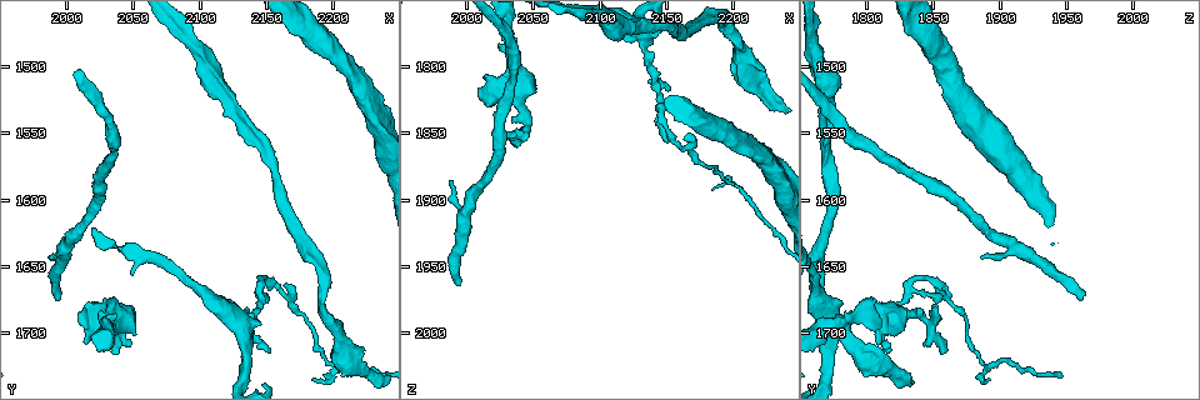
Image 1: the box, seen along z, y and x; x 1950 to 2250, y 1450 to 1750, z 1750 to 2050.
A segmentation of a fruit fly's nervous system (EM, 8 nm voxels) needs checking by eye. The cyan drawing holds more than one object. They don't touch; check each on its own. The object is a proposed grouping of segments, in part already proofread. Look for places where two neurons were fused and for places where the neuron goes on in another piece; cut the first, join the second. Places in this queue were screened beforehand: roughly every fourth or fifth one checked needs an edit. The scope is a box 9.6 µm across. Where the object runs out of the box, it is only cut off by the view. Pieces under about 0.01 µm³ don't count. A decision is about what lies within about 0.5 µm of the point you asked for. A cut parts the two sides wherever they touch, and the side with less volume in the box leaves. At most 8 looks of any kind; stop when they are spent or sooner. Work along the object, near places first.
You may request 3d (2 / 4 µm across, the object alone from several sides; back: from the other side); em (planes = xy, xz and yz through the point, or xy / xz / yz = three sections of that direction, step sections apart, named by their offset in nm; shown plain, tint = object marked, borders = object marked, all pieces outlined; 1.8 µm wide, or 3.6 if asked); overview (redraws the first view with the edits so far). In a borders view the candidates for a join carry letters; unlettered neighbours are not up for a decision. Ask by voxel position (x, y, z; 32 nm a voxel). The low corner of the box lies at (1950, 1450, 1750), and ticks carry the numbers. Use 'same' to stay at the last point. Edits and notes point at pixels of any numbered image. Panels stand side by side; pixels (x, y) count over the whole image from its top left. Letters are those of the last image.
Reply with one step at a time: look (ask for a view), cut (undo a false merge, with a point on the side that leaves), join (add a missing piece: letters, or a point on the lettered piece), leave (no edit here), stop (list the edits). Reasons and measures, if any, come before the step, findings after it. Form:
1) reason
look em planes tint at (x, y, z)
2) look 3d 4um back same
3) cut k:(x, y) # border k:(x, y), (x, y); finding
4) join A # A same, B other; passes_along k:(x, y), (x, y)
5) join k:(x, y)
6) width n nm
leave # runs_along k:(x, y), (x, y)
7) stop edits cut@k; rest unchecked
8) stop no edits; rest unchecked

thin end
look em xy step 8 tint at (2184, 1732, 1890)

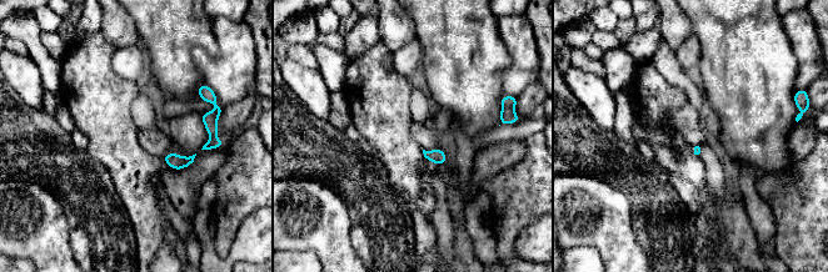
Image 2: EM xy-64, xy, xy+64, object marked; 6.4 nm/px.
another direction
look em planes borders same

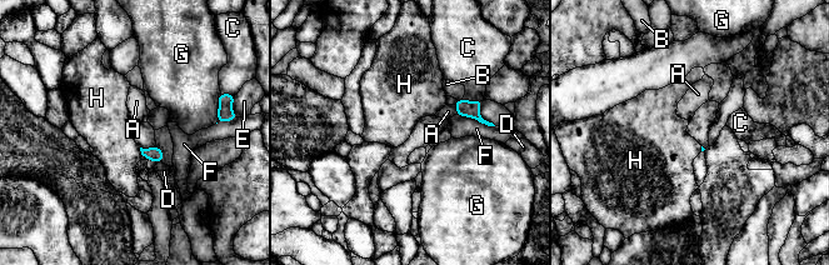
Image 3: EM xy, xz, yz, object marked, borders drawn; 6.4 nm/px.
leave # A other, B other, C other, D other, E other, F other, G other, H other; border 3:(139, 148), (146, 159); no lettered piece goes on from it

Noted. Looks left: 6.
calibre changes
look em 3.6um xz step 16 tint at (2206, 1712, 1792)

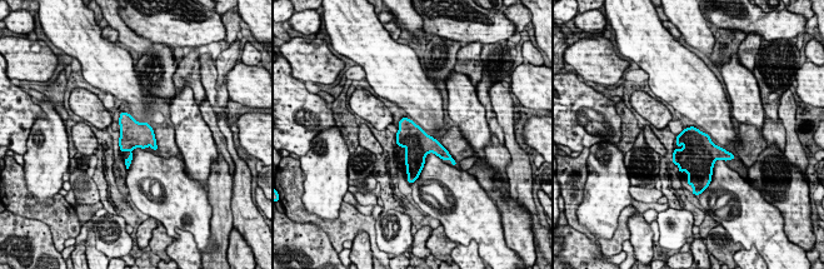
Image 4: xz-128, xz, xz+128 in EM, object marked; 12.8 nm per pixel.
another direction
look em 3.6um planes borders same

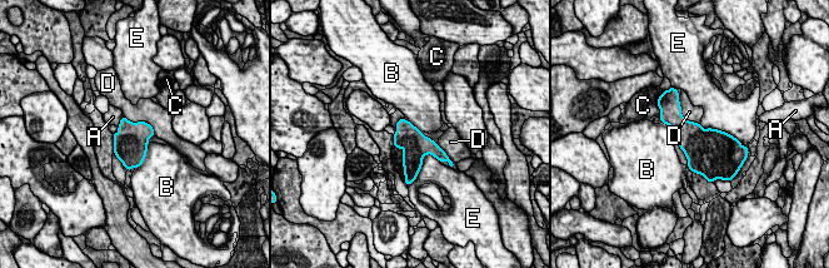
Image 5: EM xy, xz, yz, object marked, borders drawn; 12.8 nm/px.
width 380 nm
leave # A other, B other, C other, D other, E other; all the same neuron

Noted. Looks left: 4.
look 3d 2um at (2140, 1692, 1808)

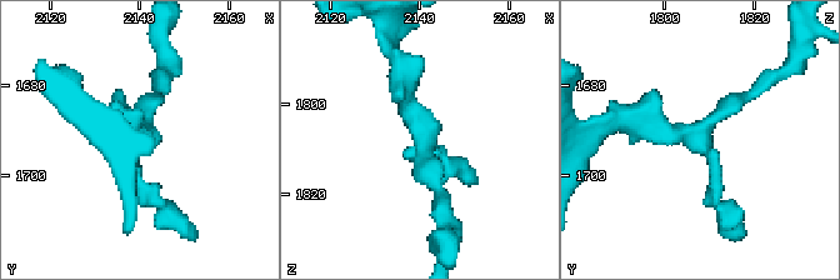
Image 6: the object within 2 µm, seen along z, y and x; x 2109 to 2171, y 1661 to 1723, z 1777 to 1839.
need the tissue
look em planes borders at (2141, 1690, 1808)

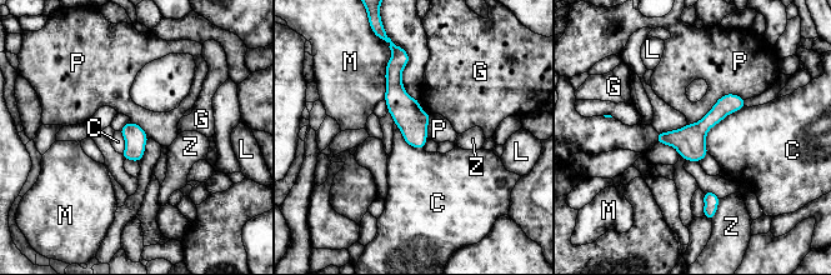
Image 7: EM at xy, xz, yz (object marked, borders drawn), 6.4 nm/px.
width 140 nm; longest_contact P 400 nm
leave # C other, G other, L other, M other, P other, Z other; all the same neuron

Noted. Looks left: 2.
stop no edits; rest unchecked

